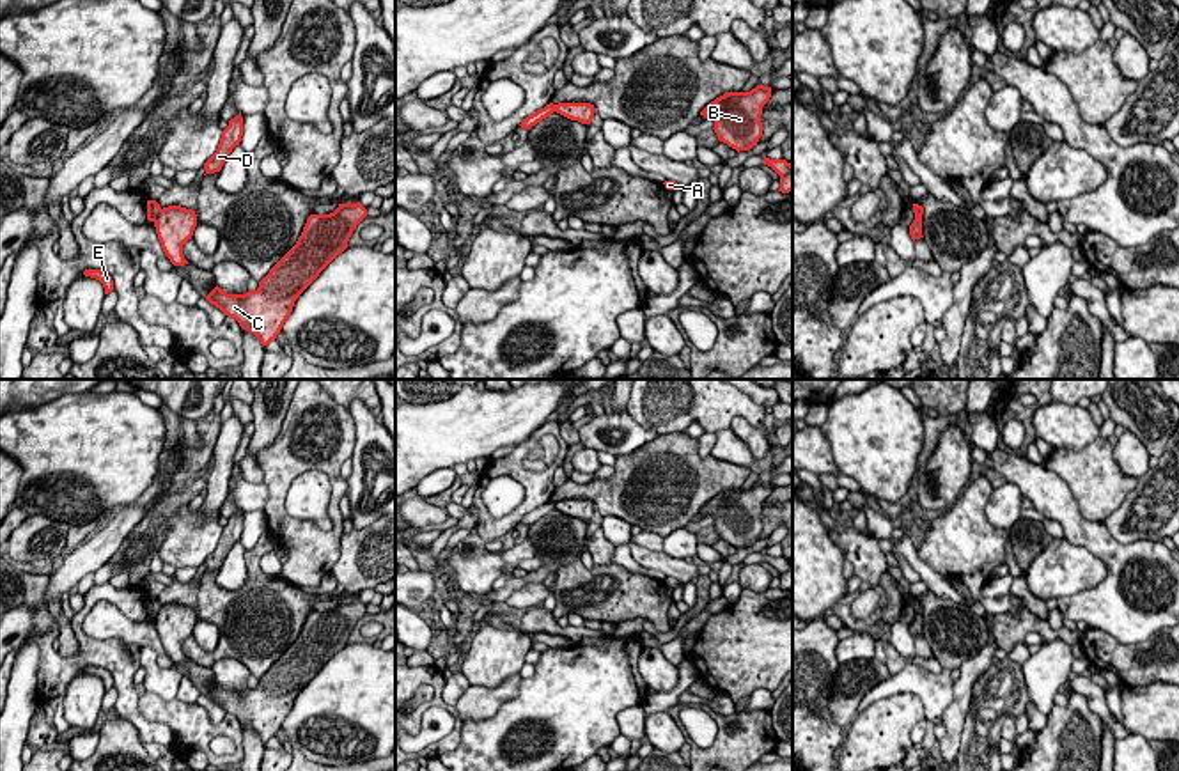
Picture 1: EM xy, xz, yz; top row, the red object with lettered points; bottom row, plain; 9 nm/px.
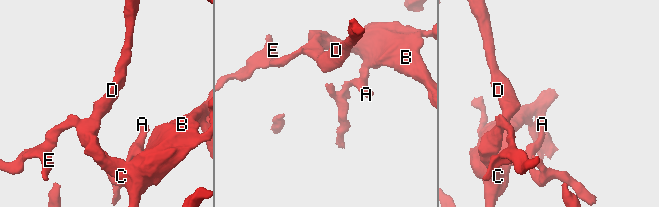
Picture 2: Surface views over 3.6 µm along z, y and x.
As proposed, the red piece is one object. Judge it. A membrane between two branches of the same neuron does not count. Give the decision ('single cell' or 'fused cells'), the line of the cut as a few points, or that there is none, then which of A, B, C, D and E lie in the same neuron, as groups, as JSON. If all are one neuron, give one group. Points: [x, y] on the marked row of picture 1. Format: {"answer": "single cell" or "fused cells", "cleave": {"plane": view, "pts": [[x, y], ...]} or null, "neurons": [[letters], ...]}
{"answer": "fused cells", "cleave": {"plane": "xy", "pts": [[162, 210], [155, 222]]}, "neurons": [["A", "B", "C", "D"], ["E"]]}

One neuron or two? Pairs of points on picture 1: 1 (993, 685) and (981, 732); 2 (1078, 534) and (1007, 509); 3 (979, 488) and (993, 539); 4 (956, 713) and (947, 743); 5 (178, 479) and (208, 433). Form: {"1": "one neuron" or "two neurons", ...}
{"1": "one neuron", "2": "two neurons", "3": "one neuron", "4": "one neuron", "5": "one neuron"}

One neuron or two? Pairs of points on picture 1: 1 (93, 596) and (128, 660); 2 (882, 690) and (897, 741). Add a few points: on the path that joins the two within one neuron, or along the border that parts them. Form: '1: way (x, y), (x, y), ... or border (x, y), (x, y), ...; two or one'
1: way (78, 617), (78, 633), (98, 653), (107, 654); one
2: border (924, 706), (912, 693), (892, 693), (851, 722); two

